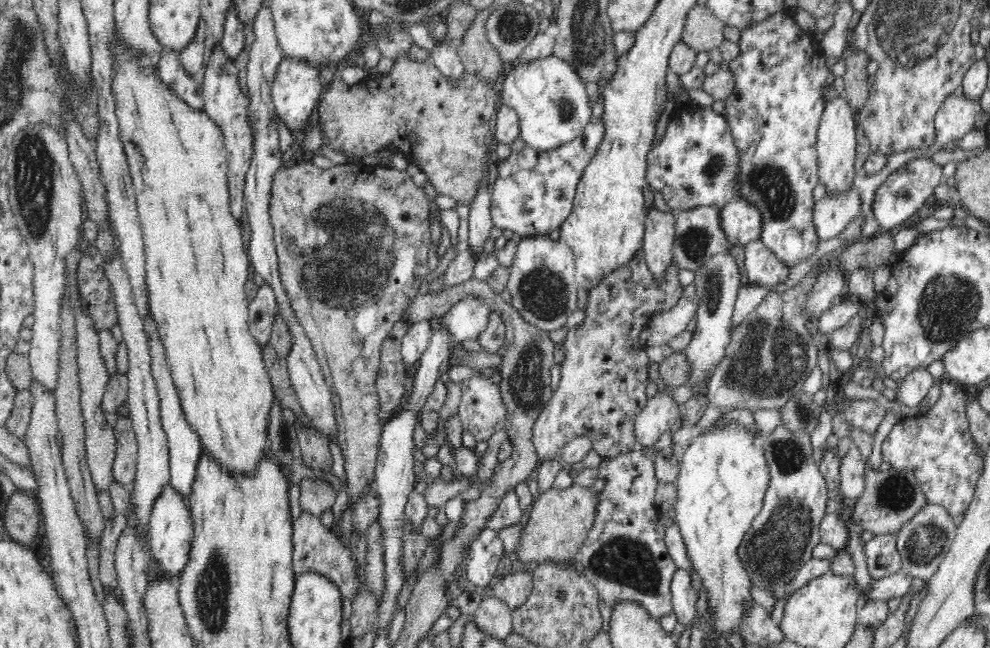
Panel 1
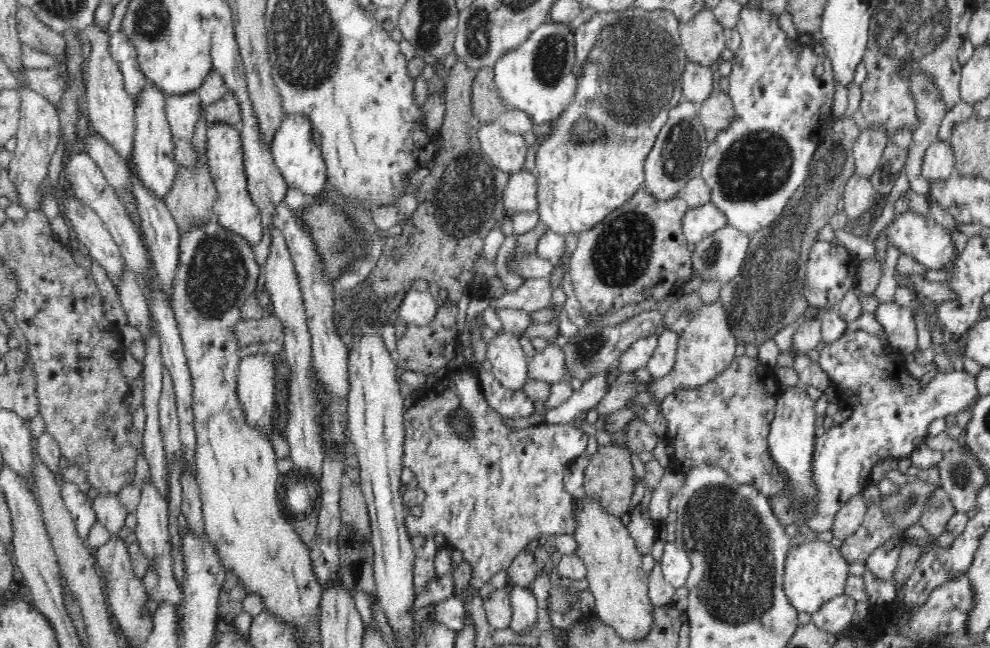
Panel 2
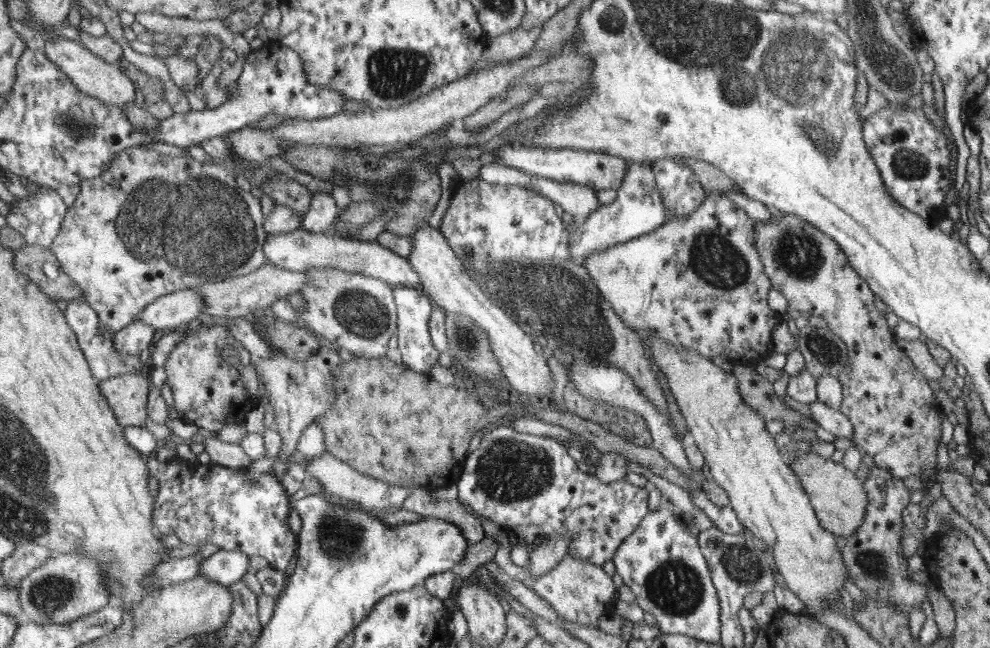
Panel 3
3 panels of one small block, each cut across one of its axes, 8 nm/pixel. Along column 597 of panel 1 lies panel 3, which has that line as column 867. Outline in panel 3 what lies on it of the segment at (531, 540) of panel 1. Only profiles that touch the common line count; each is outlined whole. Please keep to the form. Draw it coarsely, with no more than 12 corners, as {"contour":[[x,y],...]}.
{"contour":[[813,449],[792,467],[820,526],[848,538],[864,522],[866,489]]}

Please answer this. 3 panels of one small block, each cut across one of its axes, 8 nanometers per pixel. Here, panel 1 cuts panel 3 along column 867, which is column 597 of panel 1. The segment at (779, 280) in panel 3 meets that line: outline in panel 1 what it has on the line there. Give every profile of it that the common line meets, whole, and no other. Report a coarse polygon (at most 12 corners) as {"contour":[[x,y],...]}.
{"contour":[[644,251],[589,290],[531,441],[540,462],[582,435],[636,450],[647,403],[639,334],[682,298]]}

